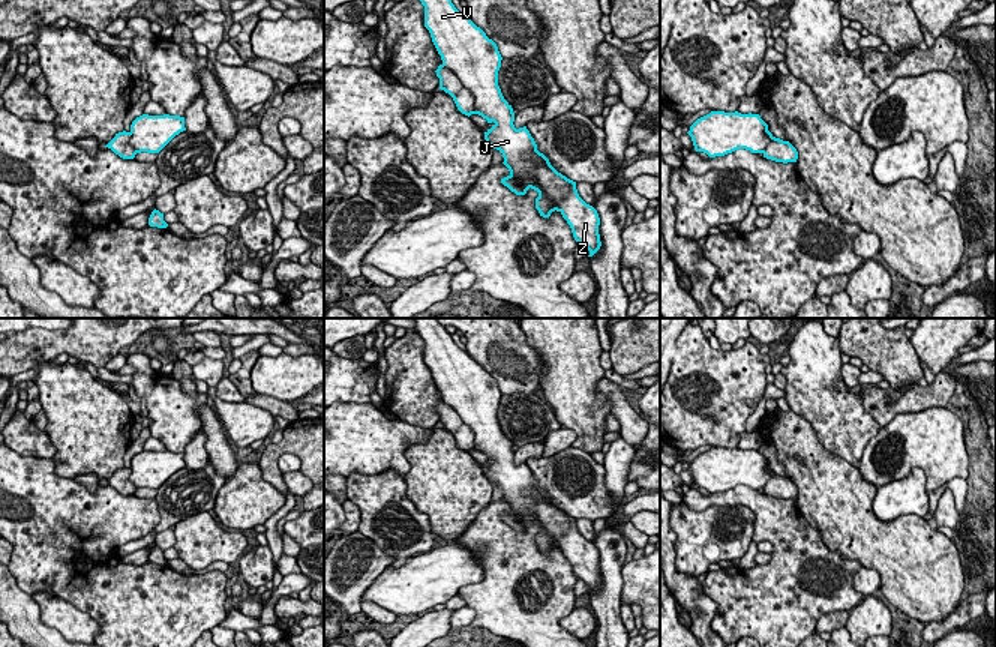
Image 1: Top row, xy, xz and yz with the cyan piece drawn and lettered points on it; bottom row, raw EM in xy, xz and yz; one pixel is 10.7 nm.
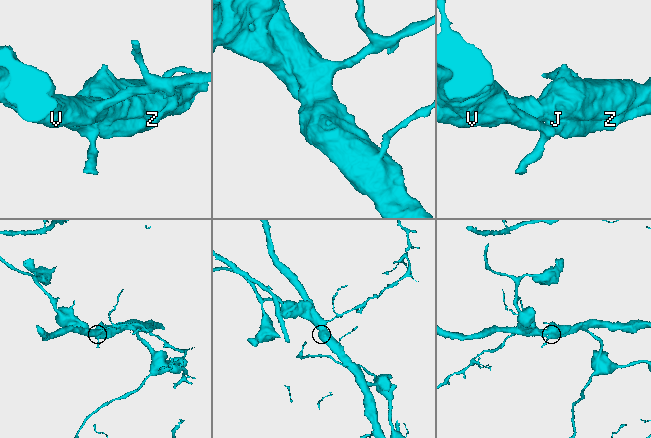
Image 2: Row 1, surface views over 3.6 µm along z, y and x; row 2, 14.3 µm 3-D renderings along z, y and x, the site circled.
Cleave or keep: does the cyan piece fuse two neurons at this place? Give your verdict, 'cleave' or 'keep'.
keep

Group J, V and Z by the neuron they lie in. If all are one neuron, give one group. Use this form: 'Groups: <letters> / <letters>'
Groups: J V Z

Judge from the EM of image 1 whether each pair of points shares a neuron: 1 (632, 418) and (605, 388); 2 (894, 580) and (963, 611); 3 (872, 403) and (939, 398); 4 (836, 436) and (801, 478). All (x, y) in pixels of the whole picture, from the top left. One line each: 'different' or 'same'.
1: same
2: different
3: same
4: different

